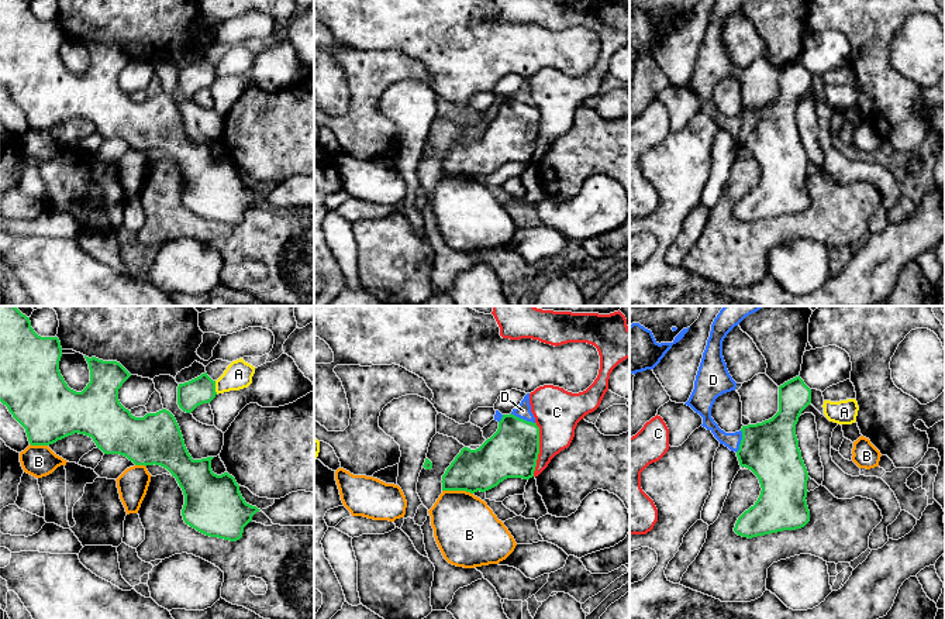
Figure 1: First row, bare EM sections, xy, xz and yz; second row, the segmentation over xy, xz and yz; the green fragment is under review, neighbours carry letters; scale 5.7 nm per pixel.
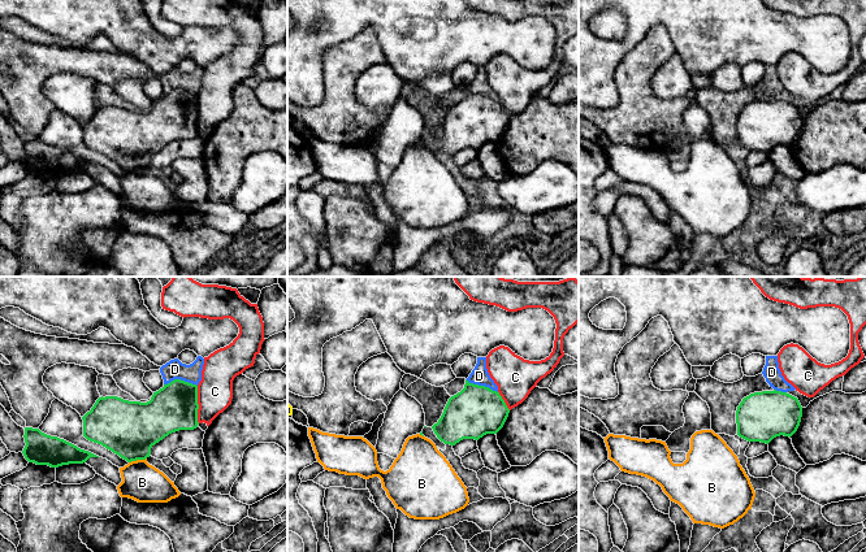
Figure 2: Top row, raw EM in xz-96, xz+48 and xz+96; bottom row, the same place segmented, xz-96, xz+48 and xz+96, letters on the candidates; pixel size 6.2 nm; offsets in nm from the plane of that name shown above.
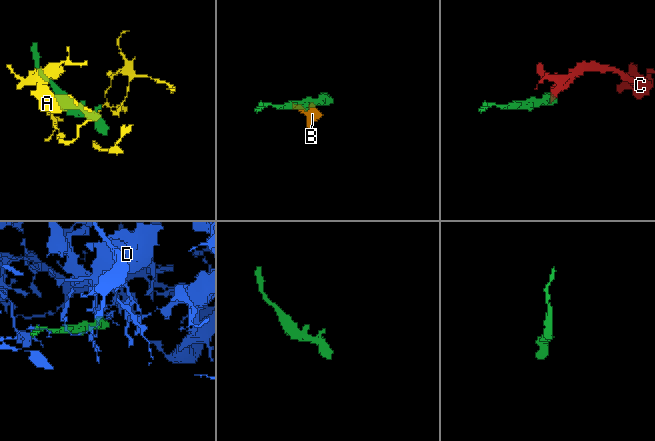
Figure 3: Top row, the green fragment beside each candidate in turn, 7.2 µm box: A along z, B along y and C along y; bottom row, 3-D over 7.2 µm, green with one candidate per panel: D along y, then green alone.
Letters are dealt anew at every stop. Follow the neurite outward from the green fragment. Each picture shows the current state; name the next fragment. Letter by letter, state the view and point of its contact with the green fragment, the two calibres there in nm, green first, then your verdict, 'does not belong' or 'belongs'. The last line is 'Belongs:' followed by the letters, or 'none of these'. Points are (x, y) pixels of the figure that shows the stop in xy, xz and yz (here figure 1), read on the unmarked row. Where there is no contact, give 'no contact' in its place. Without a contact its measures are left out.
A: meets green in xy at (214, 72); 160 nm thick on the green side, 160 nm on the other; does not belong
B: meets green in xz at (458, 174); 240 nm thick on the green side, 360 nm on the other; does not belong
C: meets green in xz at (538, 133); 300 nm thick on the green side, 260 nm on the other; does not belong
D: meets green in xz at (523, 103); 300 nm thick on the green side, 90 nm on the other; does not belong
Belongs: none of these

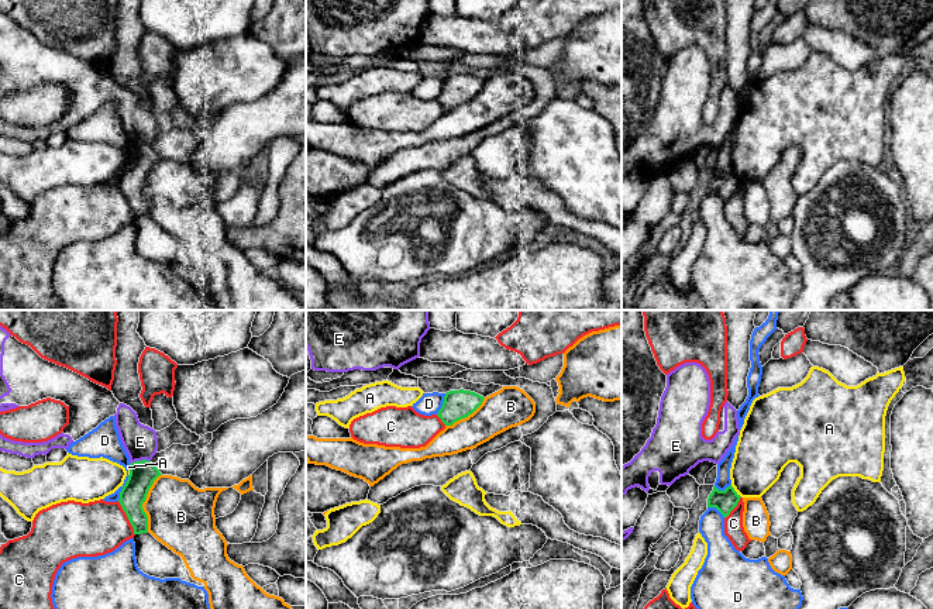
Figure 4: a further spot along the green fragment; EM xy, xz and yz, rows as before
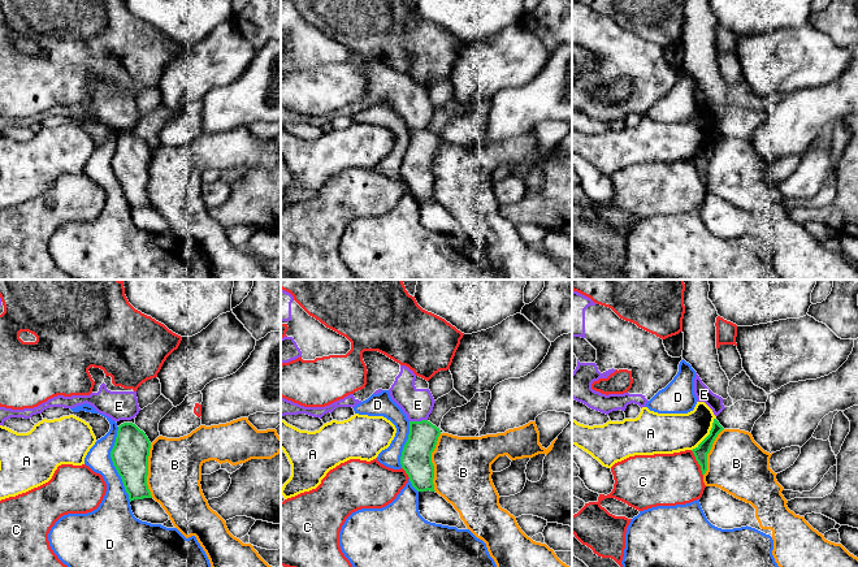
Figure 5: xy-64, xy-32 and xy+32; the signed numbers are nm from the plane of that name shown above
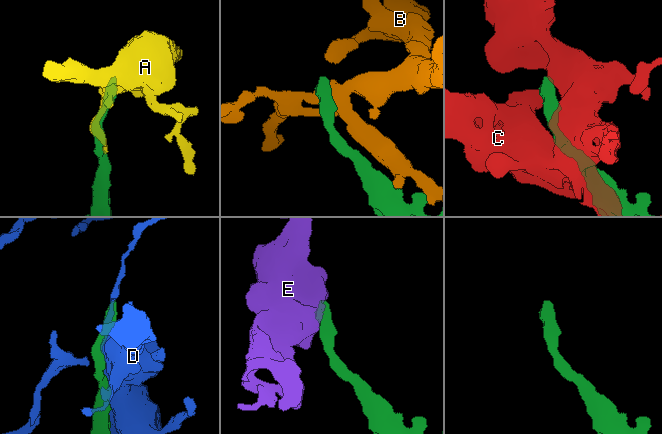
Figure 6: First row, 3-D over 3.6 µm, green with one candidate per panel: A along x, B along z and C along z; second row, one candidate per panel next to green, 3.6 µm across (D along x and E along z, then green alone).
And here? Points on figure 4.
A: meets green in yz at (734, 175); 130 nm thick on the green side, 300 nm on the other; does not belong
B: meets green in xy at (143, 186); 150 nm thick on the green side, 380 nm on the other; does not belong
C: meets green in xy at (127, 200); 150 nm thick on the green side, 300 nm on the other; does not belong
D: meets green in xy at (123, 172); 150 nm thick on the green side, 140 nm on the other; does not belong
E: meets green in xy at (140, 145); 150 nm thick on the green side, 190 nm on the other; does not belong
Belongs: none of these

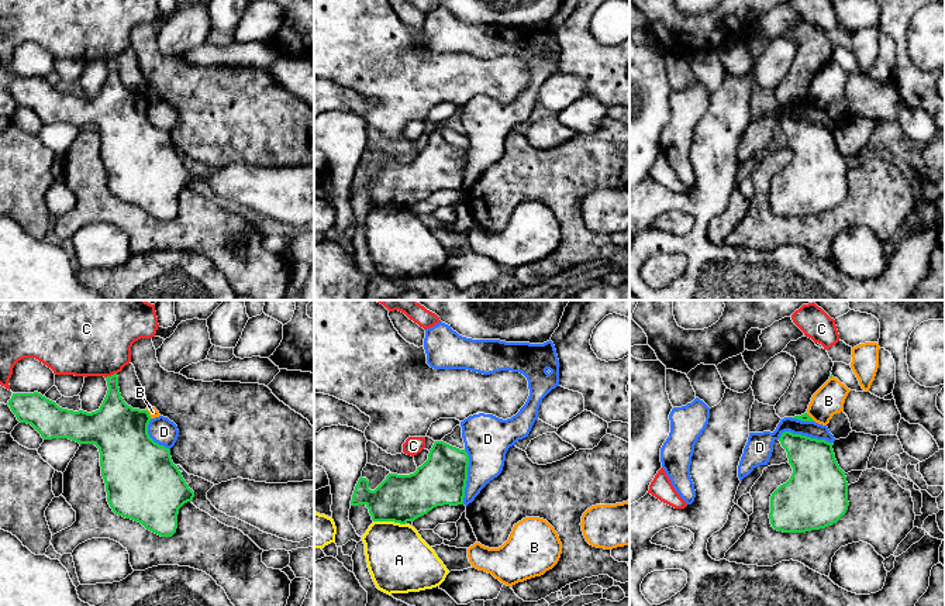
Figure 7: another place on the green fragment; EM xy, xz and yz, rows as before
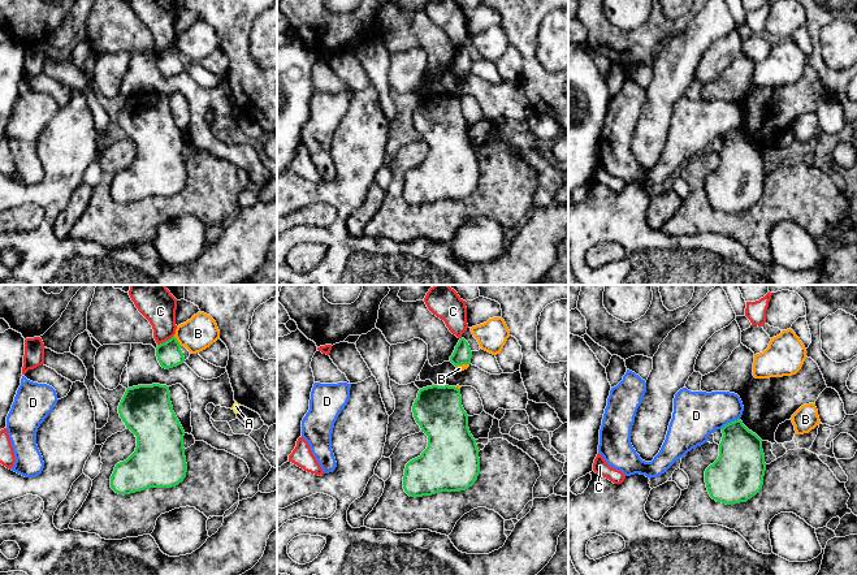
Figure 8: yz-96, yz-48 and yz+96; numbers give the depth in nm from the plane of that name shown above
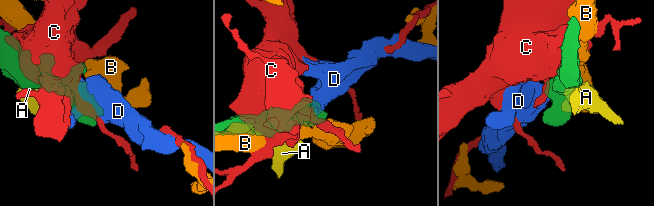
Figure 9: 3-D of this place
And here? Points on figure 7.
A: meets green in xz at (389, 205); 280 nm thick on the green side, 360 nm on the other; does not belong
B: meets green in xy at (148, 97); 320 nm thick on the green side, 50 nm on the other; does not belong
C: meets green in xy at (111, 59); 220 nm thick on the green side, 360 nm on the other; does not belong
D: meets green in yz at (806, 120); 280 nm thick on the green side, 110 nm on the other; does not belong
Belongs: none of these

